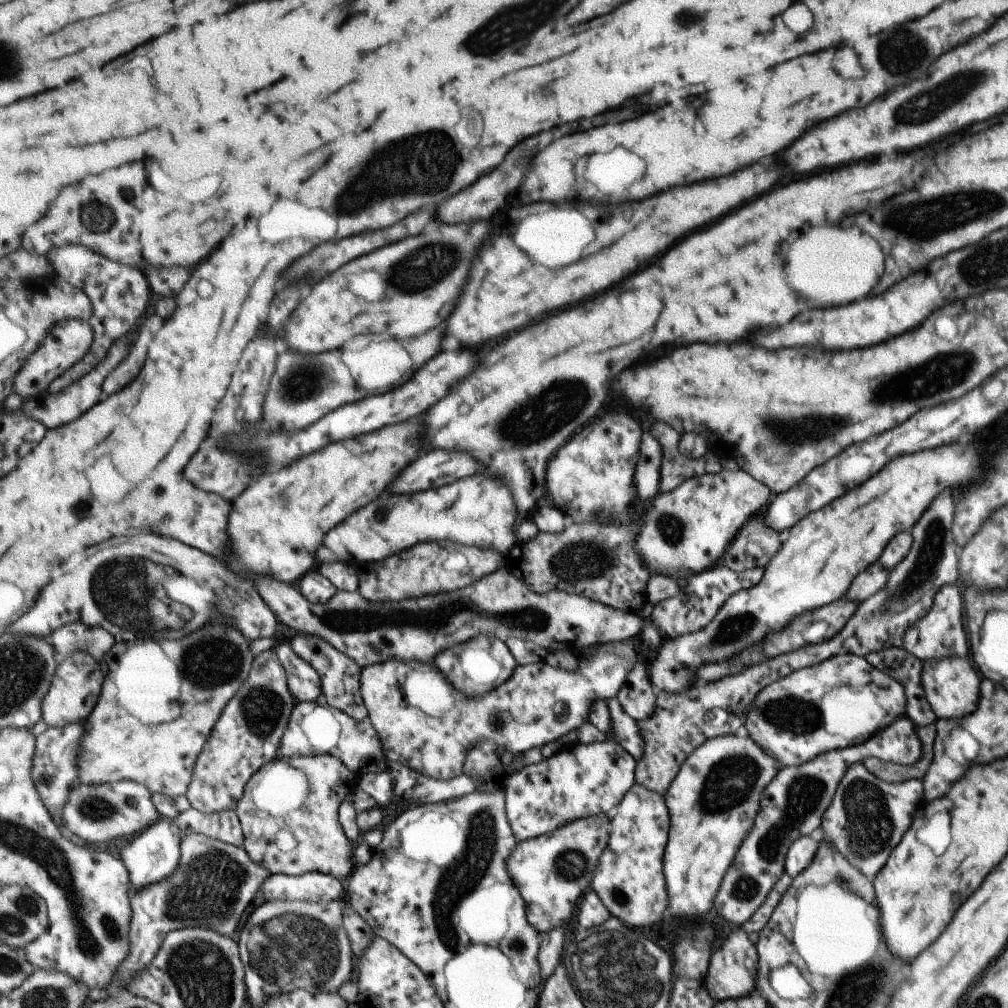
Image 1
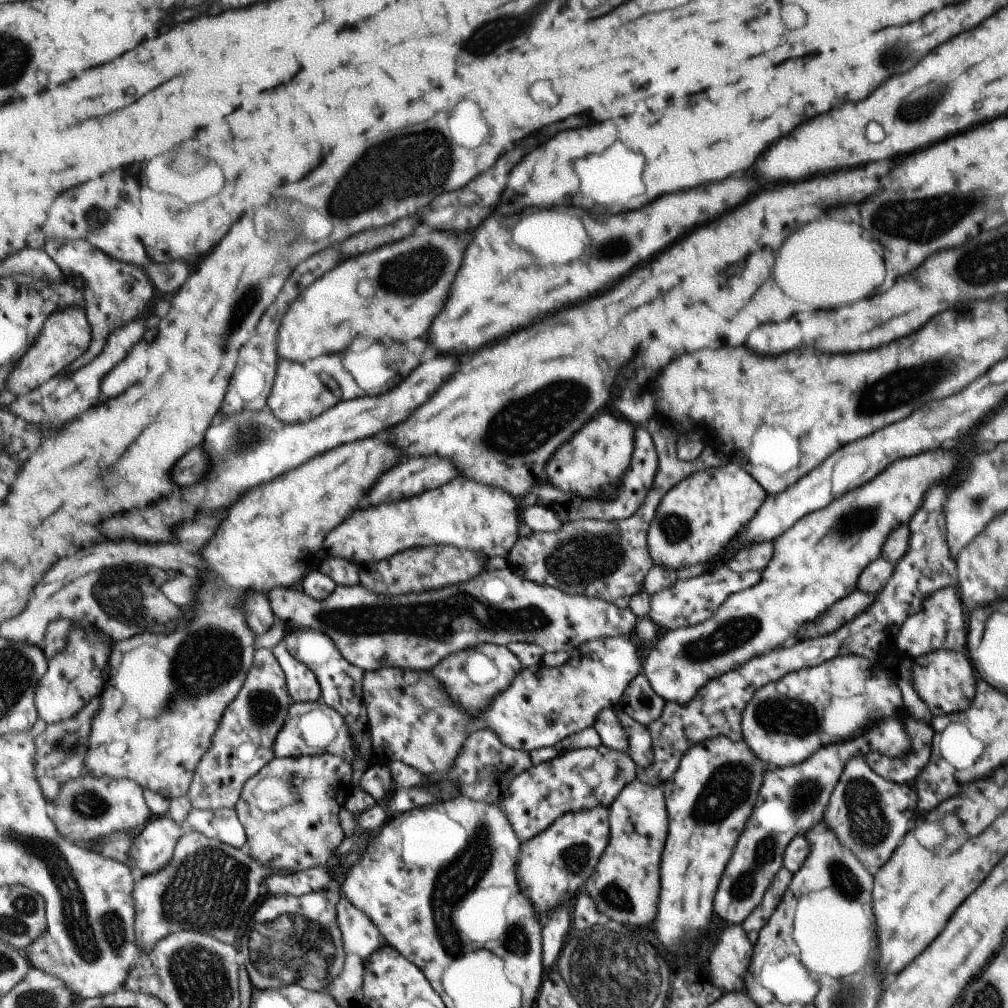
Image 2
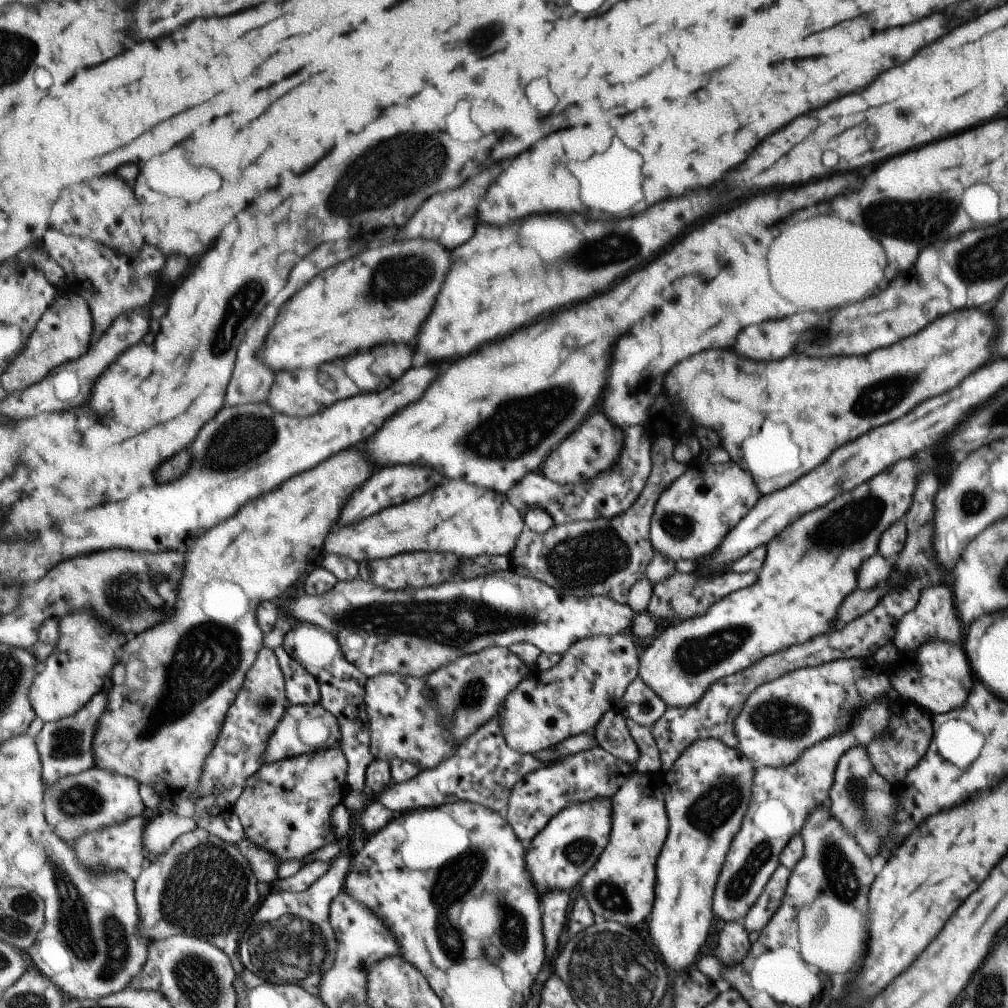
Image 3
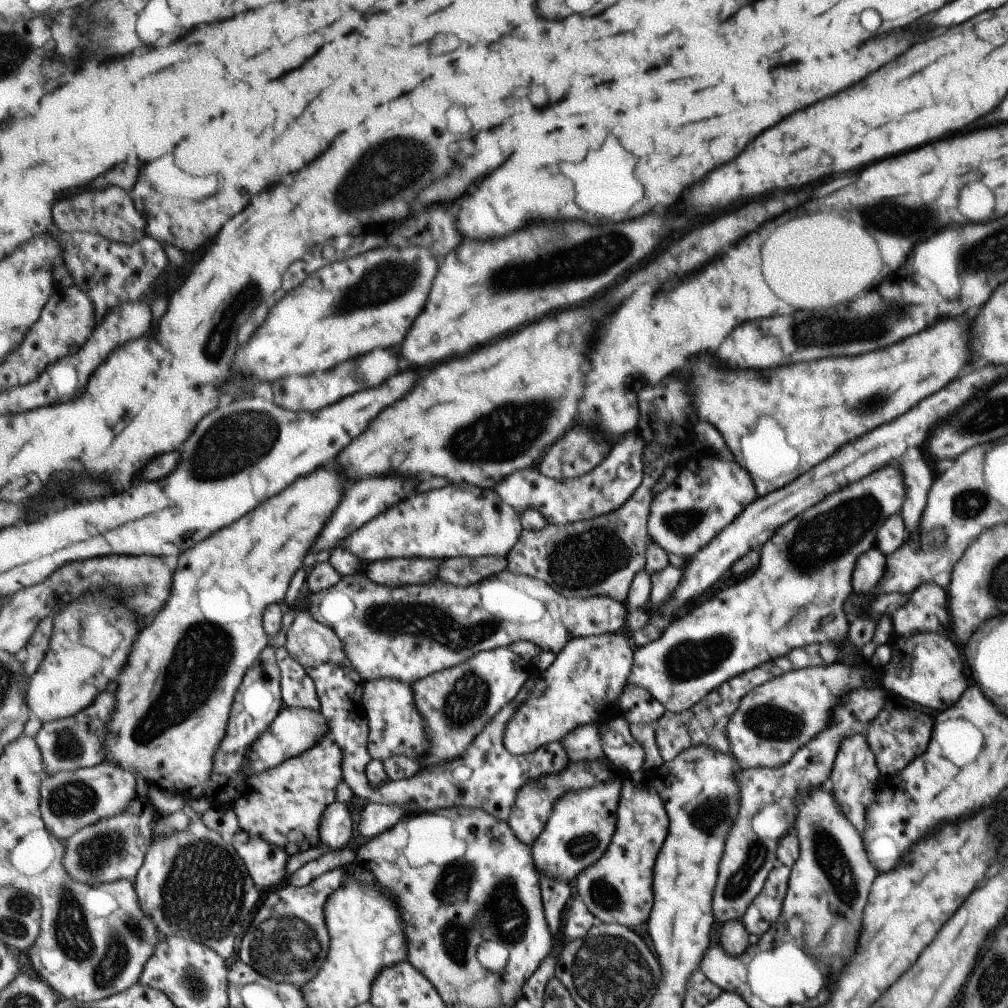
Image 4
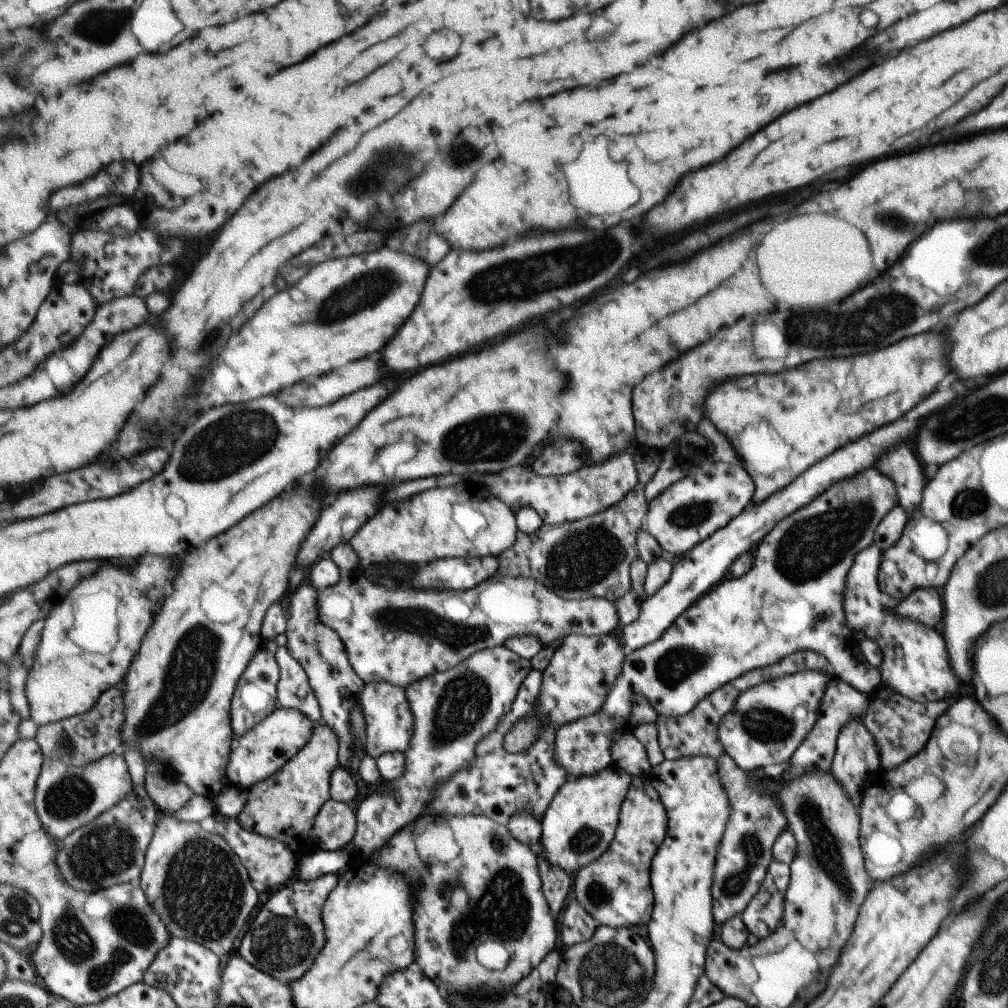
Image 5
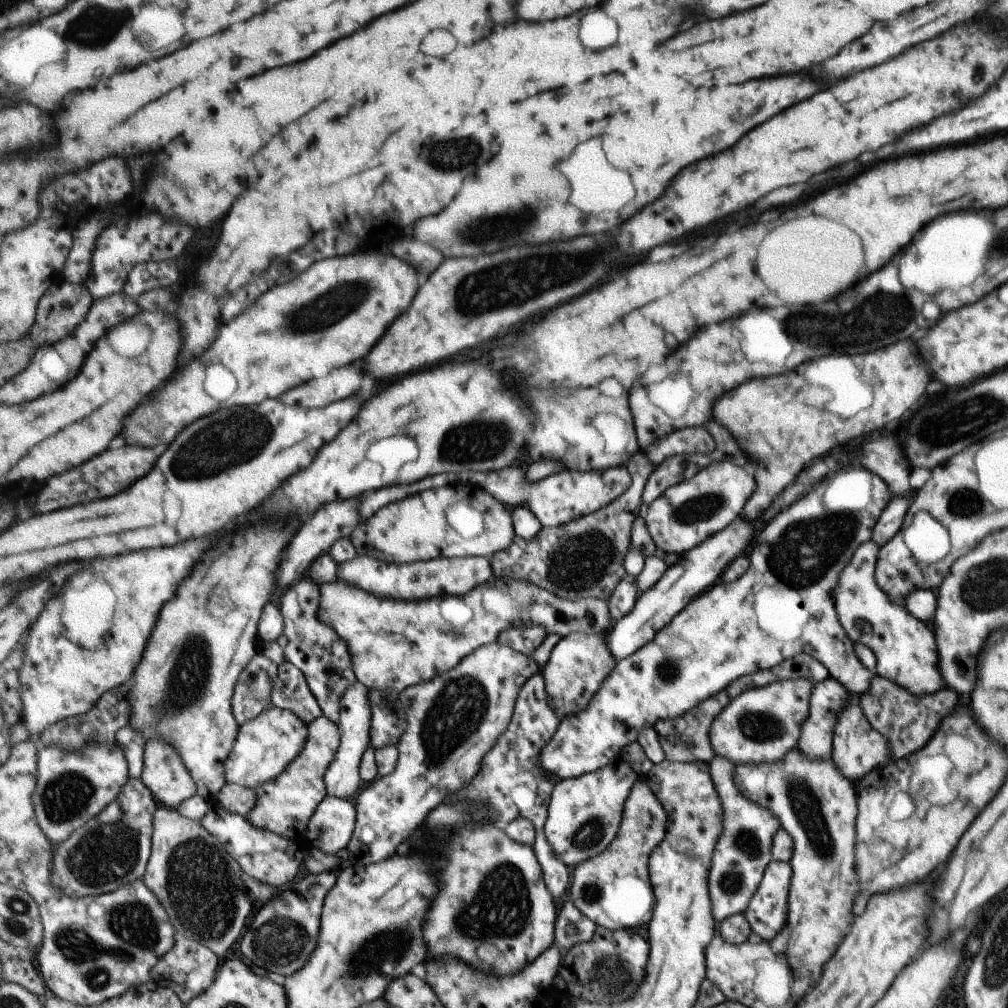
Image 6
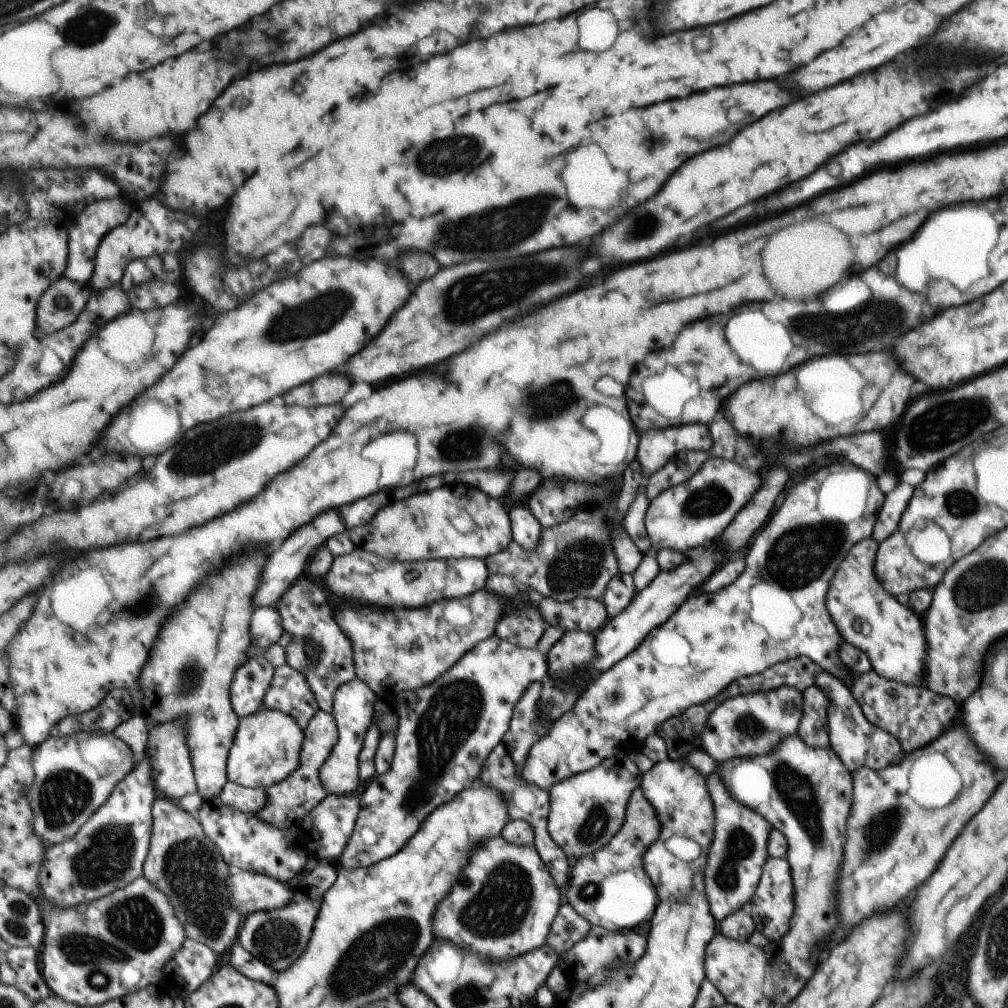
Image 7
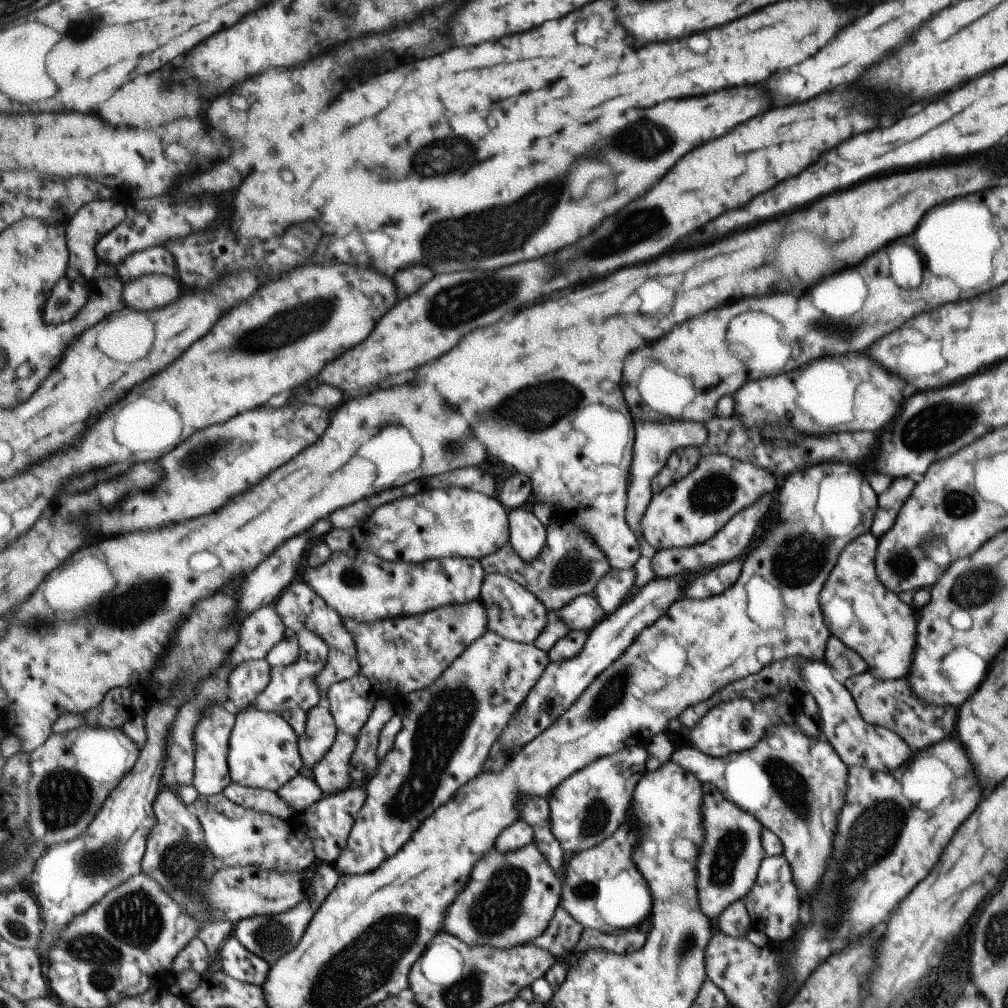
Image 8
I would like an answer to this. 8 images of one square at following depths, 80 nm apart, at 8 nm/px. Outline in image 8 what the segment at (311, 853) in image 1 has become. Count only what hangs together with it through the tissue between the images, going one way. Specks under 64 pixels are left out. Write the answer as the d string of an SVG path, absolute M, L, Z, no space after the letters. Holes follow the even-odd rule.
M327 703L312 708L304 735L300 737L300 753L304 766L313 771L336 743L339 729L336 717ZM297 775L276 792L289 806L292 814L312 807L324 798L324 790L313 777Z

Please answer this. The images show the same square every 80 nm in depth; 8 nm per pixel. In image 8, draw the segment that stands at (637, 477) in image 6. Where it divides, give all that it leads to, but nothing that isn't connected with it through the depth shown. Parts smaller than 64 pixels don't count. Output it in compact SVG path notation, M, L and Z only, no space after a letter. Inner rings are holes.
M559 519L548 527L548 539L543 552L526 563L526 560L509 542L495 554L481 559L486 574L501 573L513 578L532 592L548 608L548 619L555 622L558 610L572 603L578 596L593 595L608 572L612 570L606 552L573 520Z

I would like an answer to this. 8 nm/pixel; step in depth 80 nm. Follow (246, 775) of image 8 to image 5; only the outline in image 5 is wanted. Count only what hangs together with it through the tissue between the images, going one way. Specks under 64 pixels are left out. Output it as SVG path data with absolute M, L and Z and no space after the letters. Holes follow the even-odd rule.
M281 708L261 720L253 731L234 739L234 747L230 755L227 775L234 786L247 790L253 784L267 780L292 759L296 759L301 751L308 747L316 732L316 725L303 712L293 708Z

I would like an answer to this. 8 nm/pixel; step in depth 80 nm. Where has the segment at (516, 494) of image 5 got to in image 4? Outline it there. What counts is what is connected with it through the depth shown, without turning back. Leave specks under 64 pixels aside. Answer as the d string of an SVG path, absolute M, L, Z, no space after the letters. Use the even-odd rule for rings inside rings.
M629 432L629 434L622 436L621 440L615 444L612 452L606 457L604 462L588 475L576 479L557 480L545 476L538 468L531 469L529 472L517 472L517 476L504 480L503 483L499 484L501 488L497 488L497 492L517 512L523 514L526 510L537 509L548 518L551 525L566 525L582 521L583 519L594 519L608 515L621 508L641 486L644 479L644 468L646 467L644 465L644 454L647 444L641 436Z

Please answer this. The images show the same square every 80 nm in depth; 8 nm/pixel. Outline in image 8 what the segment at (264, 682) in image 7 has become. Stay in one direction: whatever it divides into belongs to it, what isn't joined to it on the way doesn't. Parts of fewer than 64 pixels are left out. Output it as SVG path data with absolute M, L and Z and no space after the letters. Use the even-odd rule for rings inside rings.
M267 658L242 662L231 670L229 696L239 711L252 708L260 694L272 682L272 665Z

